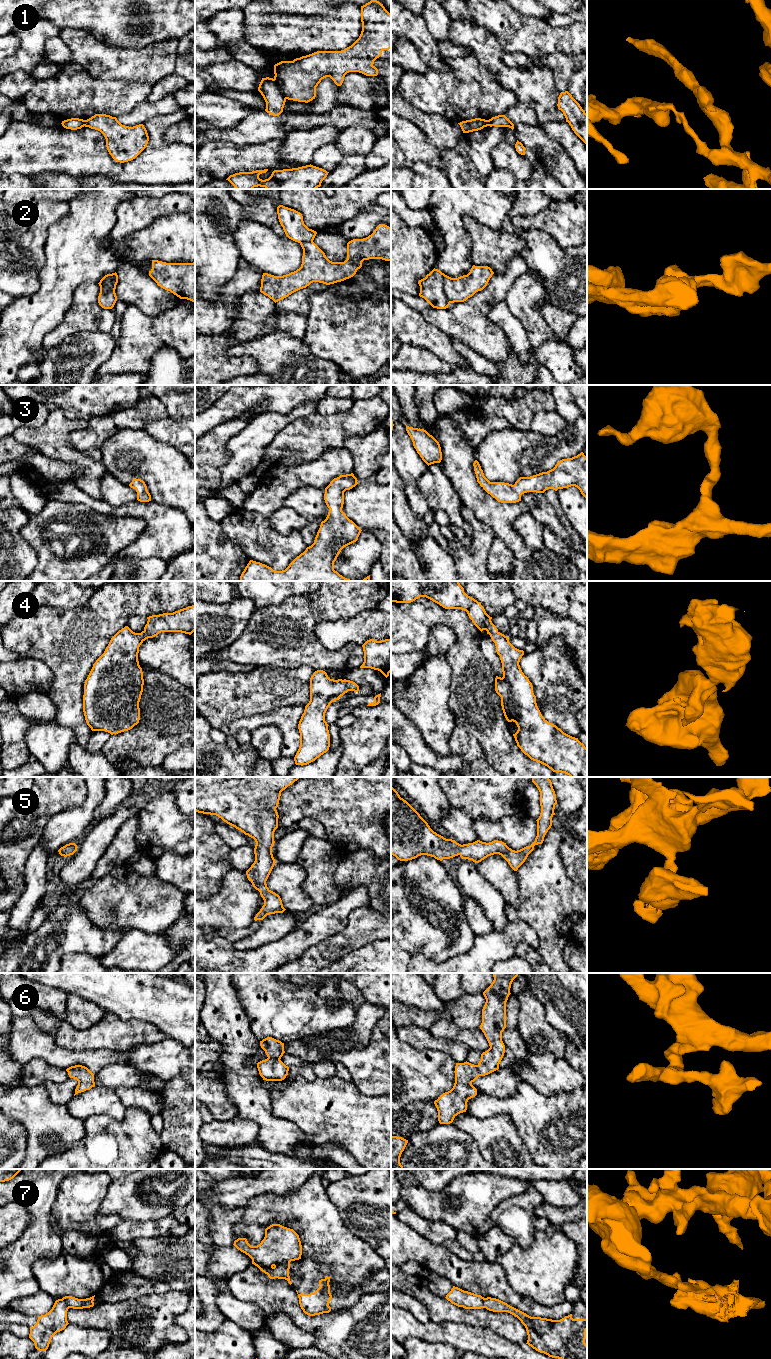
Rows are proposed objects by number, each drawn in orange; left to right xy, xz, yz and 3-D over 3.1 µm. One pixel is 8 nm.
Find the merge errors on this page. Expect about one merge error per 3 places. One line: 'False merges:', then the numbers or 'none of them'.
False merges: 1, 2, 7

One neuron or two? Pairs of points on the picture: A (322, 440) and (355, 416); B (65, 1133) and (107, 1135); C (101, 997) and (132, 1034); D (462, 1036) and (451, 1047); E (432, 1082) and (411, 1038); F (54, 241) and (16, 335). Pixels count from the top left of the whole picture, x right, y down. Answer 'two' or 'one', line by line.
A: one
B: two
C: two
D: two
E: two
F: one

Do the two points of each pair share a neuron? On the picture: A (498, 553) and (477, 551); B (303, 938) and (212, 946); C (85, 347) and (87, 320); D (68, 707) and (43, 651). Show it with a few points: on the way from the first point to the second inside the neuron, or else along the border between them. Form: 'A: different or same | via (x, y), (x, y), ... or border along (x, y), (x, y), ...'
A: different | border along (495, 536), (488, 553), (487, 570)
B: same | via (280, 952), (266, 959), (235, 959)
C: different | border along (109, 332), (79, 331), (69, 334), (64, 339)
D: same | via (67, 693), (67, 675), (57, 665)

